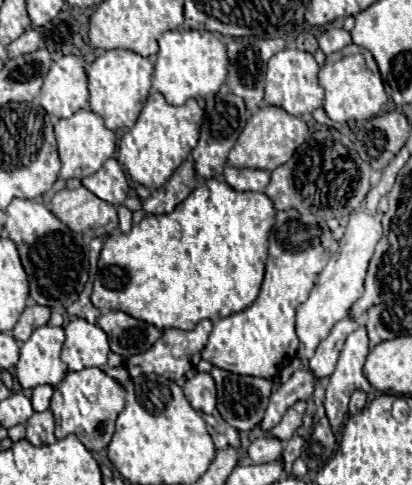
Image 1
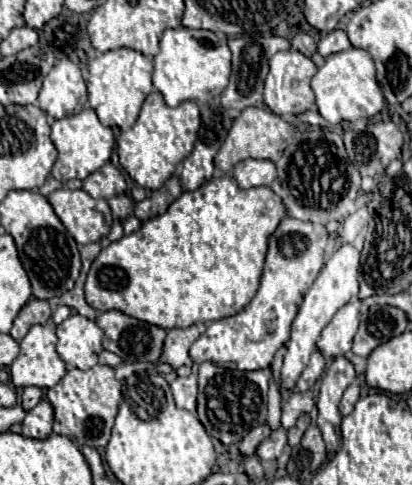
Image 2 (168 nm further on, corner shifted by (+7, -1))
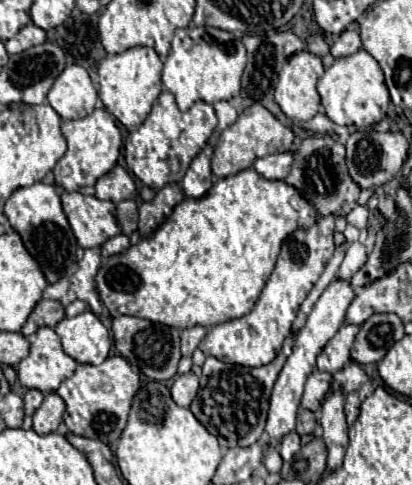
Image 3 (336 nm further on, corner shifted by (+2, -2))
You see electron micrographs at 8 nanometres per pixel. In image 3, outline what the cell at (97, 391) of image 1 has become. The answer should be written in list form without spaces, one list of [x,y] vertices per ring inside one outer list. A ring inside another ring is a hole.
[[[120,355],[108,357],[98,367],[78,365],[74,375],[64,379],[58,389],[58,395],[66,401],[64,423],[68,431],[90,439],[100,439],[106,443],[116,441],[126,427],[130,405],[138,389],[140,389],[140,375],[132,371],[128,361]]]

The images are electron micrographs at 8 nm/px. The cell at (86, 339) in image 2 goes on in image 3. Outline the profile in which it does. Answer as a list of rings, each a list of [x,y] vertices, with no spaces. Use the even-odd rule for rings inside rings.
[[[90,309],[76,317],[64,317],[54,331],[60,337],[64,351],[78,363],[100,365],[112,347],[110,331]]]

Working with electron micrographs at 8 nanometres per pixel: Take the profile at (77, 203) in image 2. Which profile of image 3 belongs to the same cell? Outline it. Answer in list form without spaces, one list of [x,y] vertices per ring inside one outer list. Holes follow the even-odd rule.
[[[62,191],[62,207],[80,247],[100,247],[106,239],[120,235],[116,207],[94,195]]]

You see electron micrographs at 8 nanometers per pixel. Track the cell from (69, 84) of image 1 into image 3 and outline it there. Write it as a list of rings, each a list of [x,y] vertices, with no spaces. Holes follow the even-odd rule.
[[[68,65],[54,81],[48,103],[62,119],[82,119],[94,111],[98,91],[92,85],[88,71],[80,65]]]

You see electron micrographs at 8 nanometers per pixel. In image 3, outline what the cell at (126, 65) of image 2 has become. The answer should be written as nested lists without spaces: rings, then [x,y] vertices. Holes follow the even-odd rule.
[[[132,47],[124,53],[108,55],[106,59],[102,59],[98,75],[100,75],[98,95],[106,105],[106,109],[128,129],[142,125],[152,109],[152,103],[162,93],[162,81],[160,81],[162,61],[158,53],[150,47]]]

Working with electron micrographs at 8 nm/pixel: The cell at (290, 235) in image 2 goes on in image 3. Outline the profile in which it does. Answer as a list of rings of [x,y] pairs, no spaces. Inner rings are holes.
[[[322,217],[320,223],[324,223],[324,229],[320,229],[318,225],[310,229],[298,229],[282,243],[276,267],[266,281],[256,307],[240,319],[212,327],[200,343],[204,355],[212,355],[224,363],[238,363],[244,367],[268,365],[278,355],[284,337],[290,333],[290,325],[296,319],[300,303],[320,279],[328,259],[334,253],[334,217]]]

